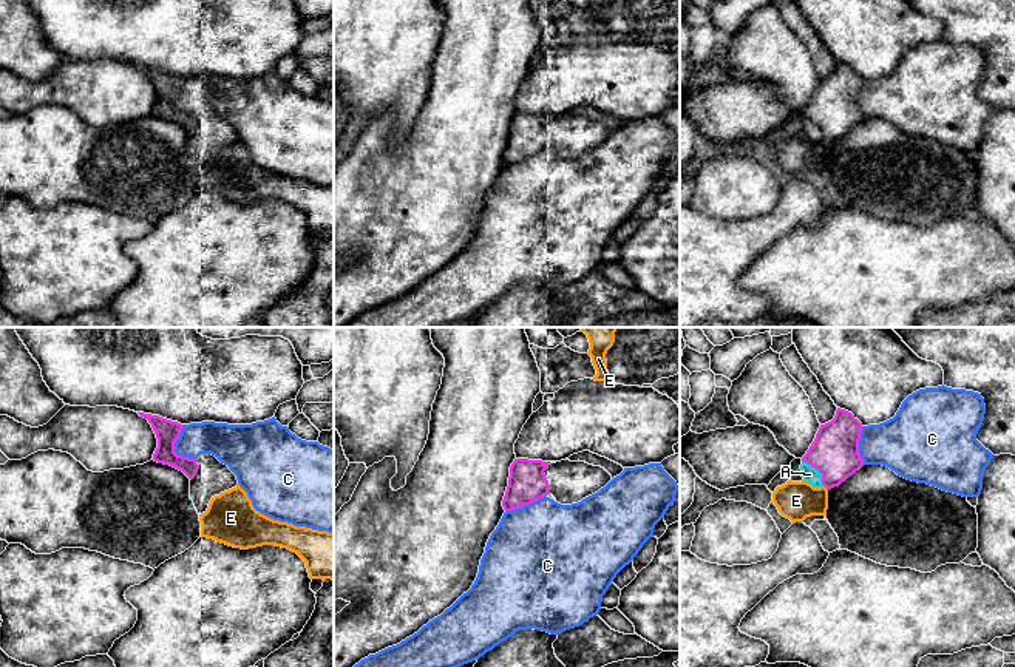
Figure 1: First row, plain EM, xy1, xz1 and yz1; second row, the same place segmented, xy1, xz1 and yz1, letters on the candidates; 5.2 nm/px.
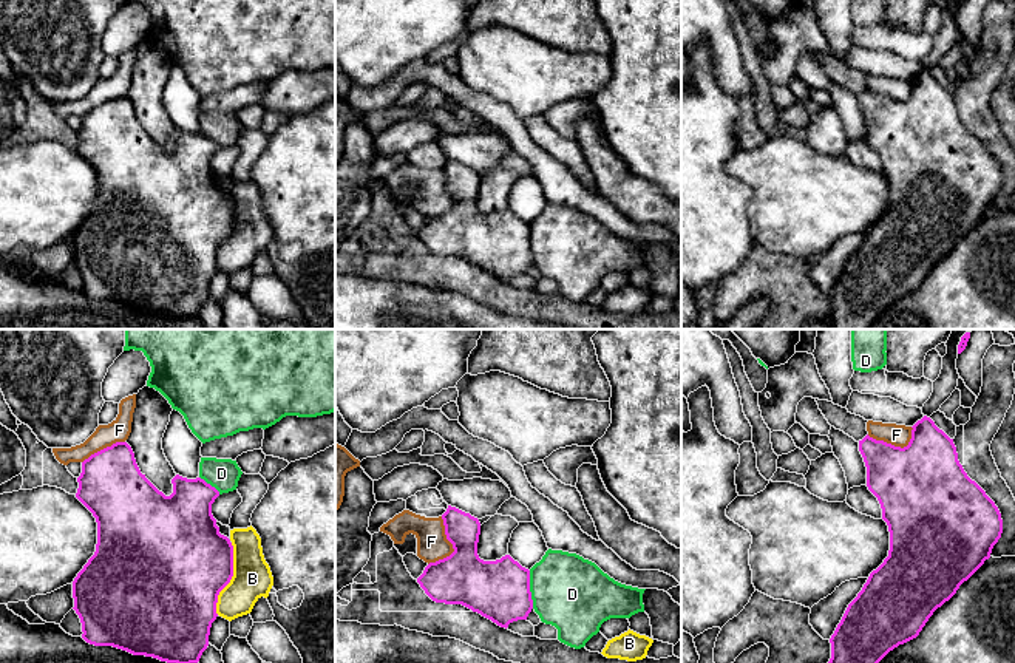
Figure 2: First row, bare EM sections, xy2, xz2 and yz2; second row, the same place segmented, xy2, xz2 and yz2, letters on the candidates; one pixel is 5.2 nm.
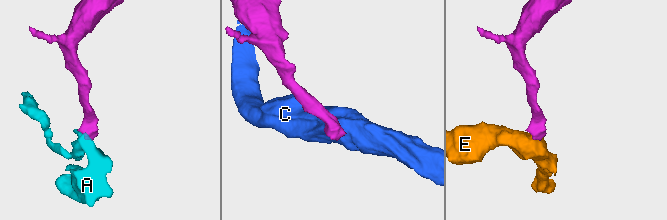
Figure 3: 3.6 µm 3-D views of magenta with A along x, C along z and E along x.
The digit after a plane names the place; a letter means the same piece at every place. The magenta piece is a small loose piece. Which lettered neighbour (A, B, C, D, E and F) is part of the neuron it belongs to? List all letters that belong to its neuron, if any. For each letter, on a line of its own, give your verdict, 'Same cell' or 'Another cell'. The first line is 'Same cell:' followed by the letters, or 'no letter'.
Same cell: no letter
A: Another cell
B: Another cell
C: Another cell
D: Another cell
E: Another cell
F: Another cell

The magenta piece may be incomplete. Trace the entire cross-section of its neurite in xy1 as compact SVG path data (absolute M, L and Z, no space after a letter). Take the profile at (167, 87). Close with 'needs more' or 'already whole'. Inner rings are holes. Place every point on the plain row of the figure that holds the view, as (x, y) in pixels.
M137 68L148 74L156 88L158 102L153 108L153 114L170 119L190 133L190 153L193 154L198 168L207 165L209 157L215 150L236 142L236 130L215 110L201 108L195 114L175 107L175 97L179 93L184 79L159 69Z; needs more

